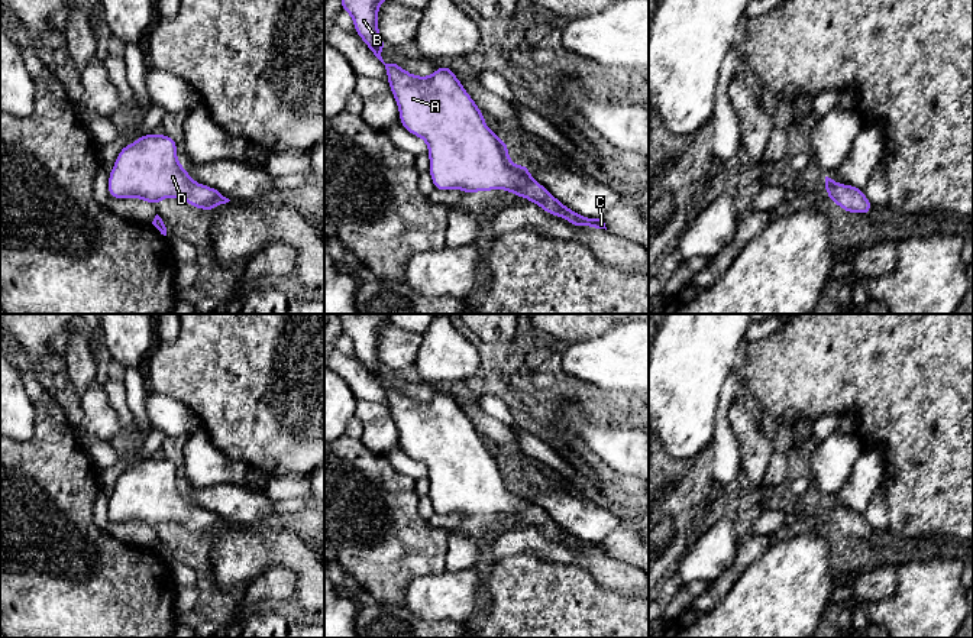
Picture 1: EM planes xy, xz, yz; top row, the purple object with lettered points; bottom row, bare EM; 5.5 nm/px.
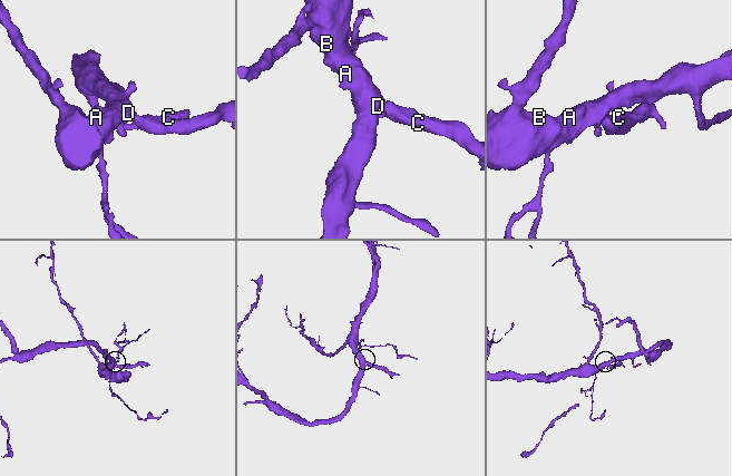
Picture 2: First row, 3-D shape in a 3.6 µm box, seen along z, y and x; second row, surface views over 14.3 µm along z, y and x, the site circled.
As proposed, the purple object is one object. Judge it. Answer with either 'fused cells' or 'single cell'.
single cell

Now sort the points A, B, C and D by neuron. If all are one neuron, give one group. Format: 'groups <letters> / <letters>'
groups A B C D

